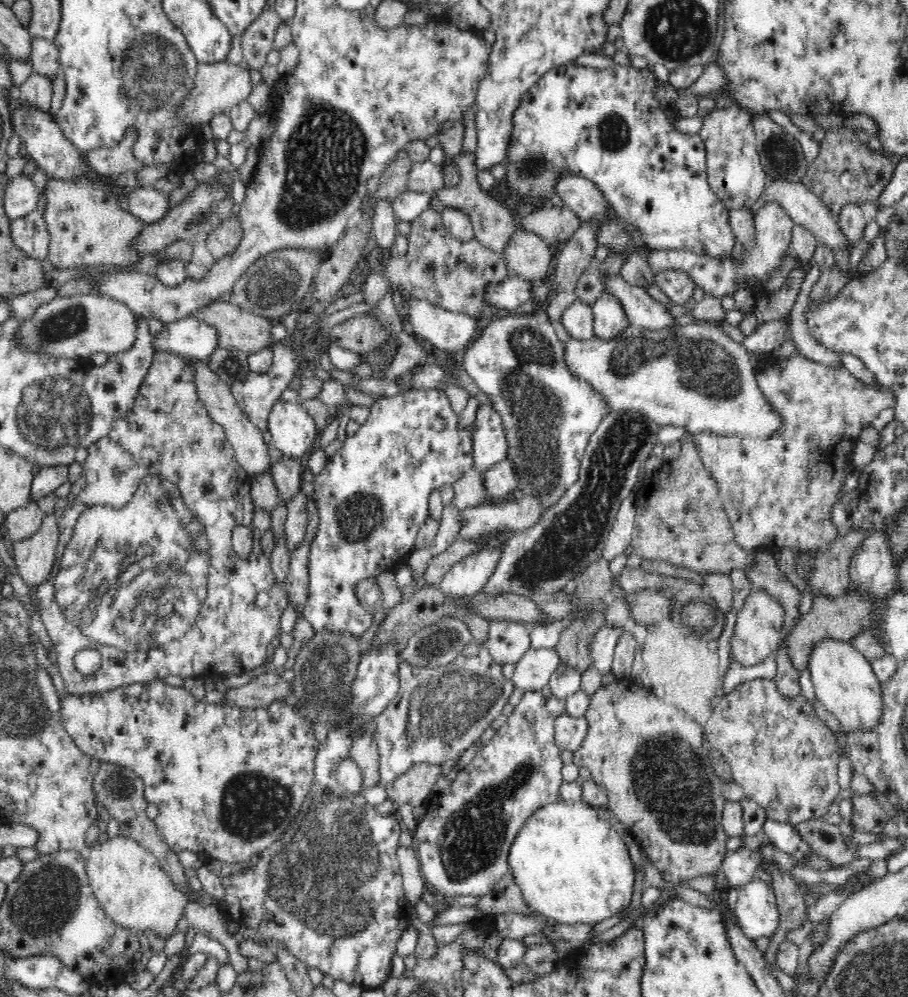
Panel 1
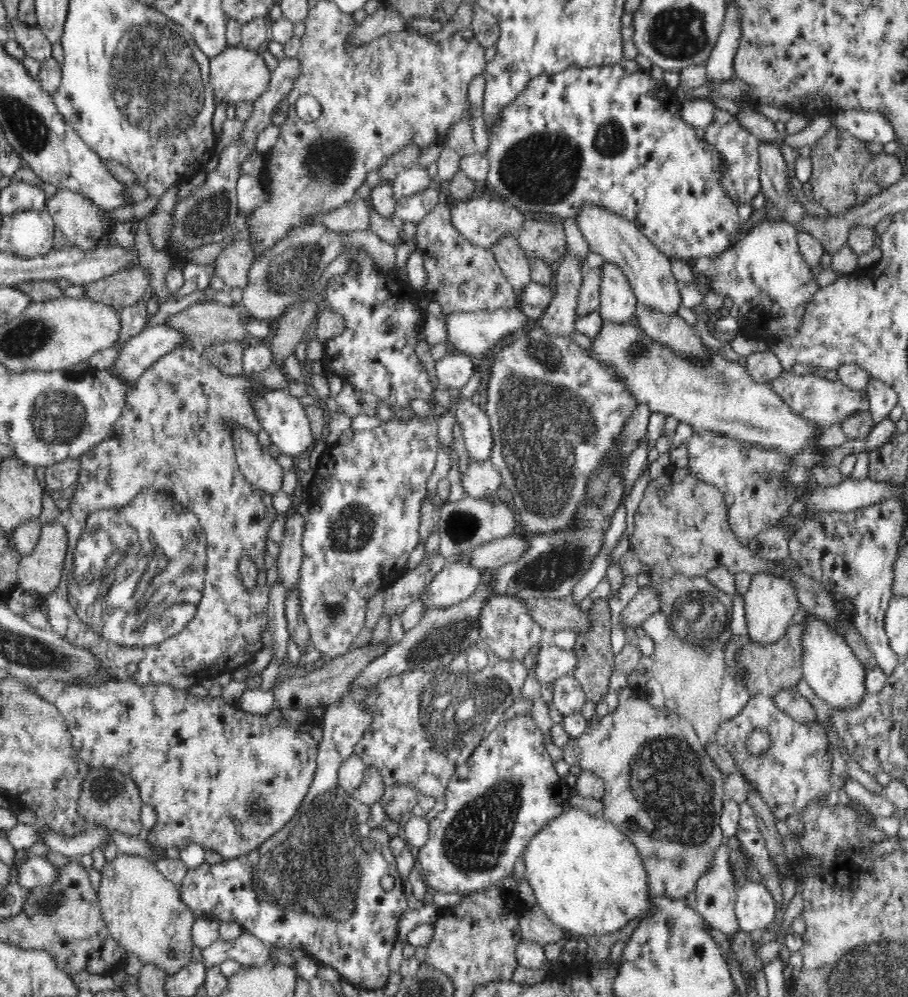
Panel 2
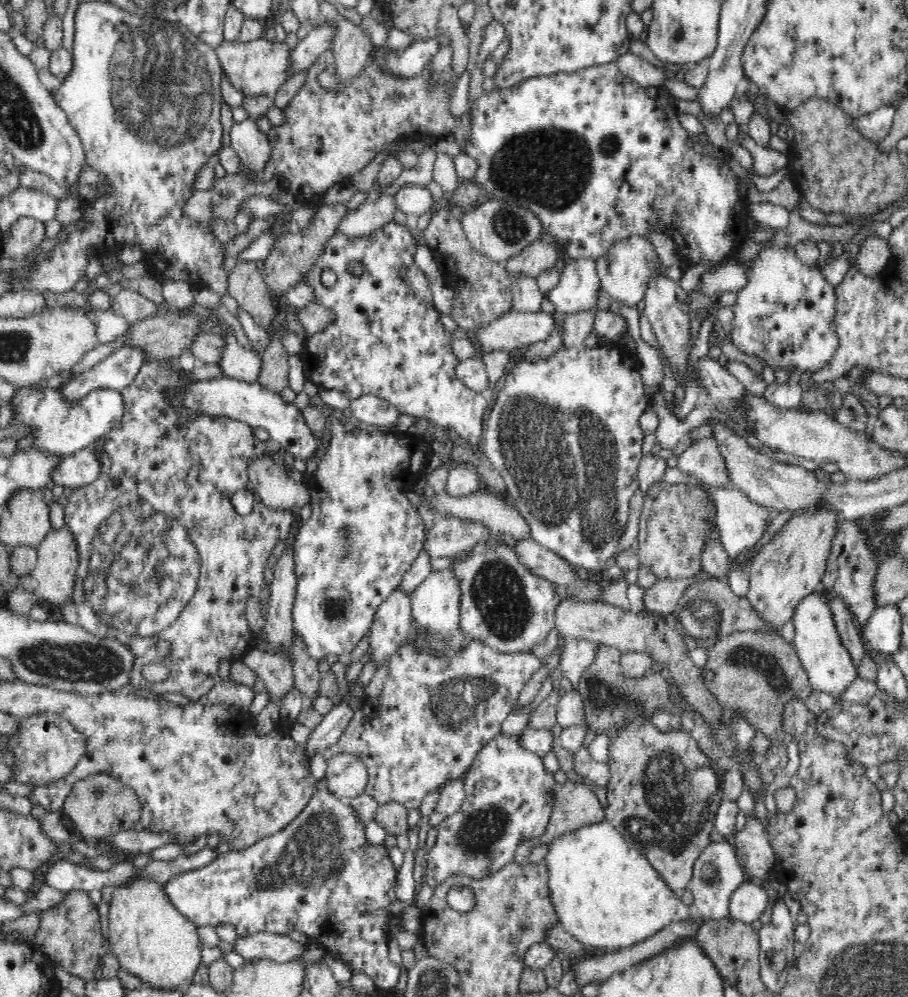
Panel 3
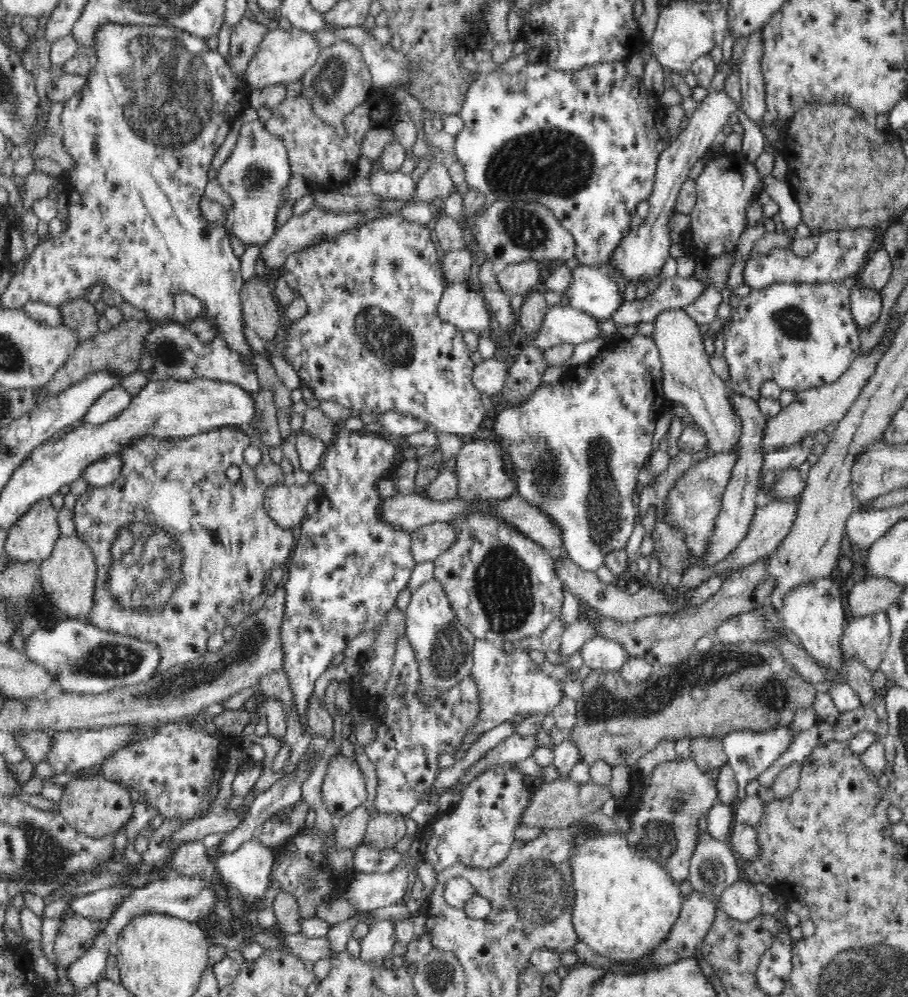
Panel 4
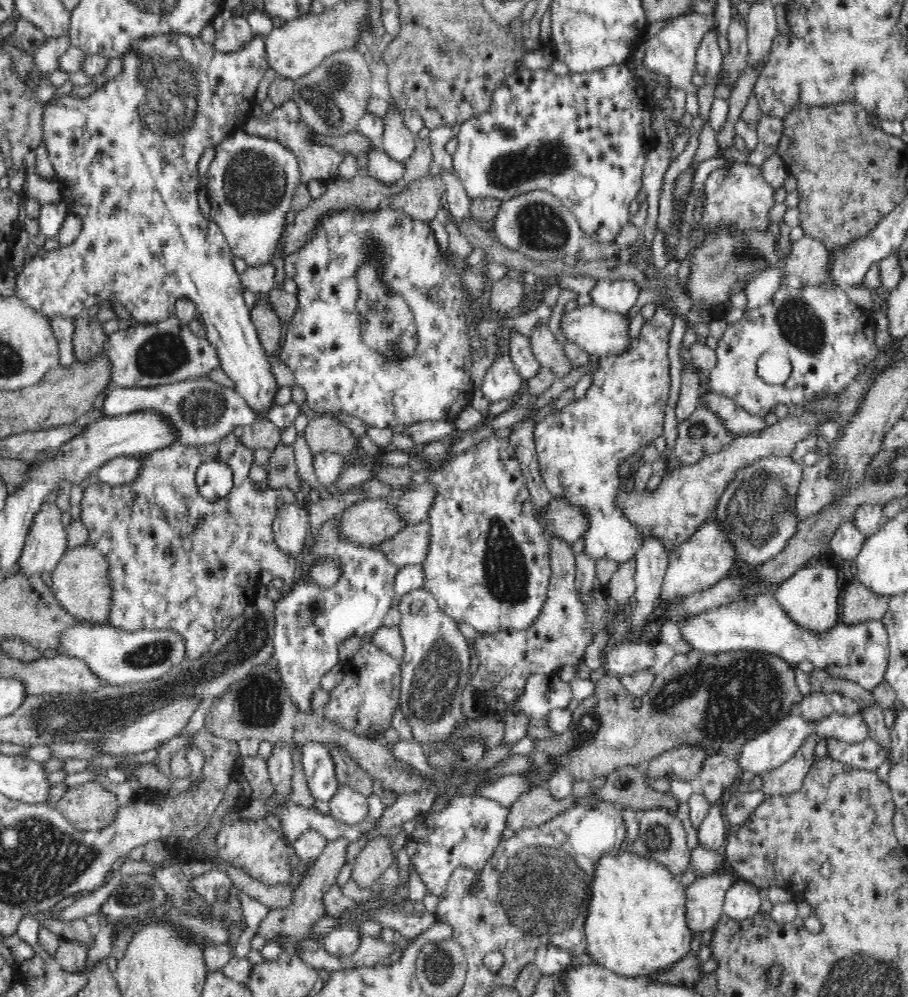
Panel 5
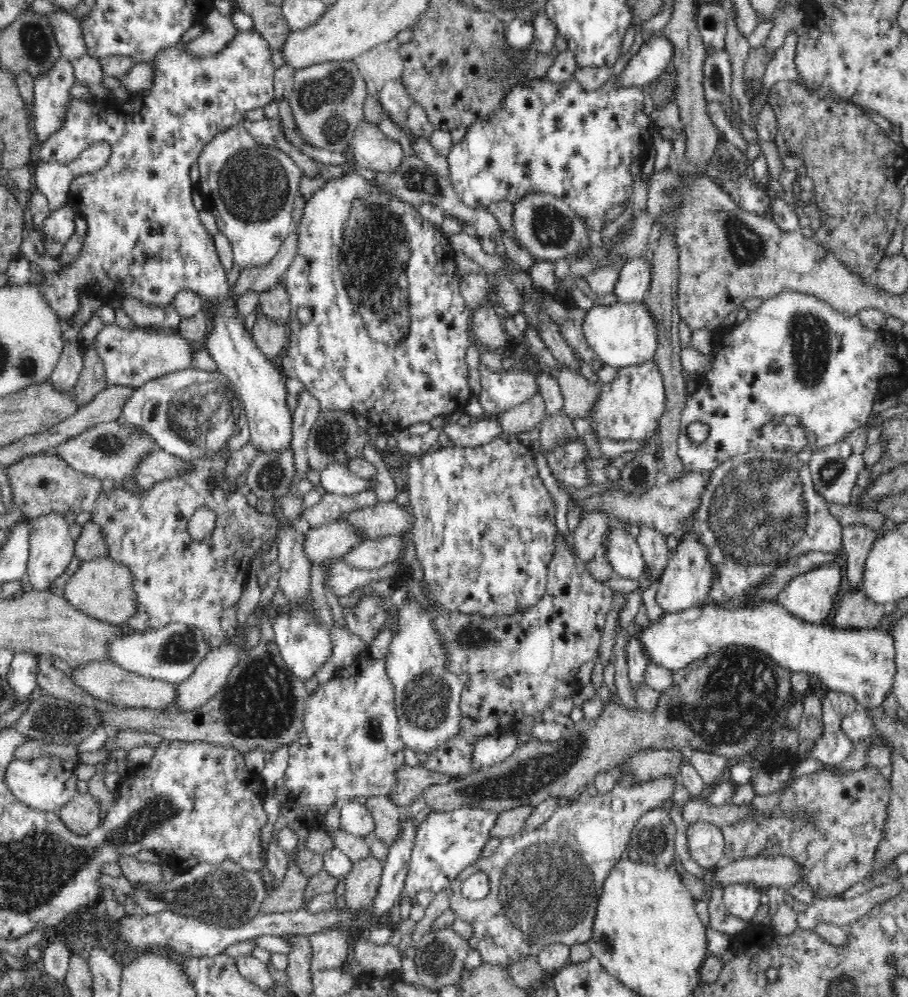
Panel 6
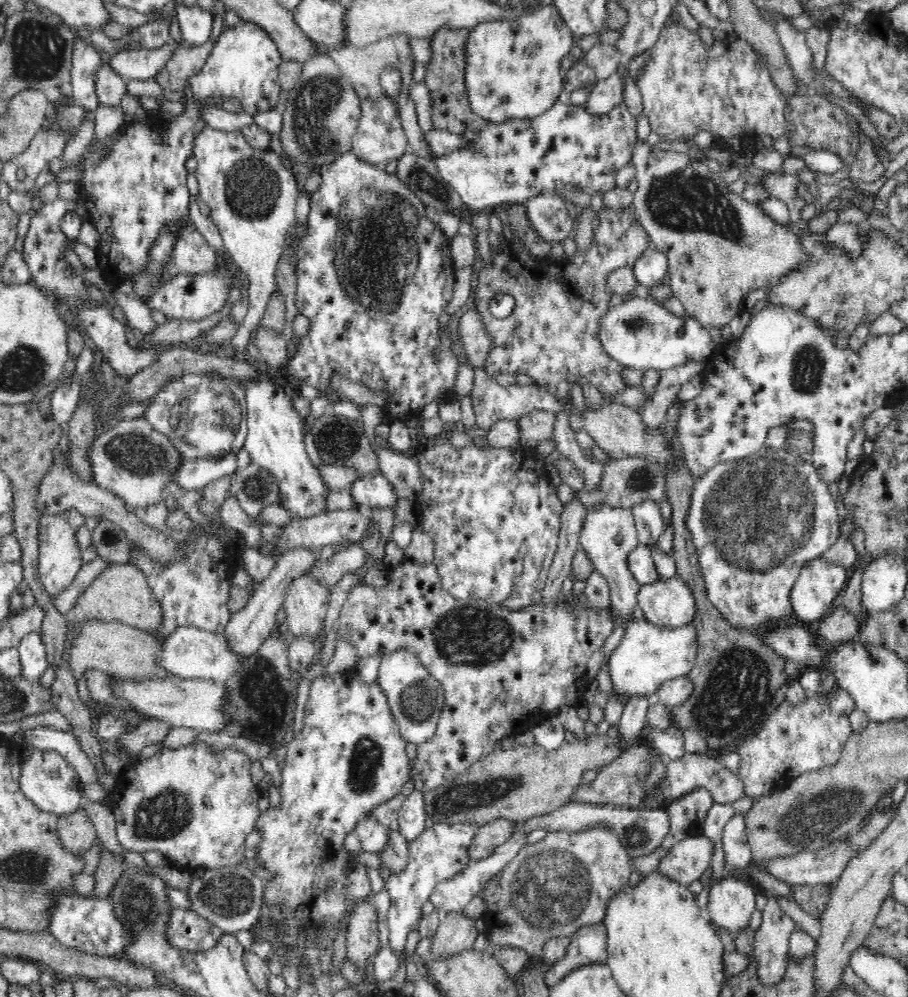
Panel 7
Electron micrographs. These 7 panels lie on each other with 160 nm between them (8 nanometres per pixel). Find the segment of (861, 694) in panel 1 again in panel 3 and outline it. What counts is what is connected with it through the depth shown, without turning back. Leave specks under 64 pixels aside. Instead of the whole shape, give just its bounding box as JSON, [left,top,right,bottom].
[791,587,859,698]

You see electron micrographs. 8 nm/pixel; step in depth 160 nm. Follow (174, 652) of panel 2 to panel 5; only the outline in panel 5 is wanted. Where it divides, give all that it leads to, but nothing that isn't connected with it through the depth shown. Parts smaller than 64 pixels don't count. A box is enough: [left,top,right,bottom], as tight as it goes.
[79,433,296,659]

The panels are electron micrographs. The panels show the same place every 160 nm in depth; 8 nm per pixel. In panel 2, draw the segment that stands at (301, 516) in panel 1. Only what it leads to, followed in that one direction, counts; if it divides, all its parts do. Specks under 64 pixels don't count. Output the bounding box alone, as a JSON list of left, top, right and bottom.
[277,513,305,590]

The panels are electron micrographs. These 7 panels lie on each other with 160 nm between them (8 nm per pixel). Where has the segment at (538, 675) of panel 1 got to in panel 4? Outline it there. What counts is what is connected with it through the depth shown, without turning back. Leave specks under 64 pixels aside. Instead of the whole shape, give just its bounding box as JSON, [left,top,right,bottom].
[580,636,630,672]

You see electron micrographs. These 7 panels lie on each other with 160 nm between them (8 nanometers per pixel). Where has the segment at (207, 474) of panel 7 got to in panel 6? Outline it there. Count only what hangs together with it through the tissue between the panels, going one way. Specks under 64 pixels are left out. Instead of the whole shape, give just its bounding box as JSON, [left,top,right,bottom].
[134,448,182,488]

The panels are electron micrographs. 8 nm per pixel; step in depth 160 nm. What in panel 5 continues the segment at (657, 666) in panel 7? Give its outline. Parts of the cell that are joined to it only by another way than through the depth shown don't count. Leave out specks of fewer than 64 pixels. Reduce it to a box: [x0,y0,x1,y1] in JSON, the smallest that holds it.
[679,594,889,692]

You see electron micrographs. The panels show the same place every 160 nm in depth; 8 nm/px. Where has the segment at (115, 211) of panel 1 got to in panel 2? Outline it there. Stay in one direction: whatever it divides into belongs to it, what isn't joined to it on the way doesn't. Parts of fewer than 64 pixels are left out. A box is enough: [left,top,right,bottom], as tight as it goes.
[45,188,112,251]

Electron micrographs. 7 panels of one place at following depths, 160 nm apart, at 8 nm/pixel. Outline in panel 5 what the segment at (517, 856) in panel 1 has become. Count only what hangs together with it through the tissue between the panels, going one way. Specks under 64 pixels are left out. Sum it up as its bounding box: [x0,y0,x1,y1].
[584,849,690,981]

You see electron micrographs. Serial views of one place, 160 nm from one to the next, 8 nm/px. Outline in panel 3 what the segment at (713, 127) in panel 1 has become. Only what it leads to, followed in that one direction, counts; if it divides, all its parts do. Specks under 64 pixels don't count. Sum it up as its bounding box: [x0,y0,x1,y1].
[743,133,788,177]

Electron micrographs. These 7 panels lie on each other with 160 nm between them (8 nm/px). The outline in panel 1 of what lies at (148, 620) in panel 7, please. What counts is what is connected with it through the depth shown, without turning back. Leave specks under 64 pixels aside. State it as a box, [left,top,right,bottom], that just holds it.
[12,514,59,586]

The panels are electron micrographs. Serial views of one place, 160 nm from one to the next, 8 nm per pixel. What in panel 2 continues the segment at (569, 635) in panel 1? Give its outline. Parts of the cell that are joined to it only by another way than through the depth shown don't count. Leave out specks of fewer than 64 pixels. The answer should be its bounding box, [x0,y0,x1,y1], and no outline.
[572,602,616,704]

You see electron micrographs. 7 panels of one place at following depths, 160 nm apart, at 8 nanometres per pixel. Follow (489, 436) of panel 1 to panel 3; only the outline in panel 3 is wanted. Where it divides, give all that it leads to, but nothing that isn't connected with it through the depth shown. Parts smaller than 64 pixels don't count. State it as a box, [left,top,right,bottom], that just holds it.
[299,222,488,448]

